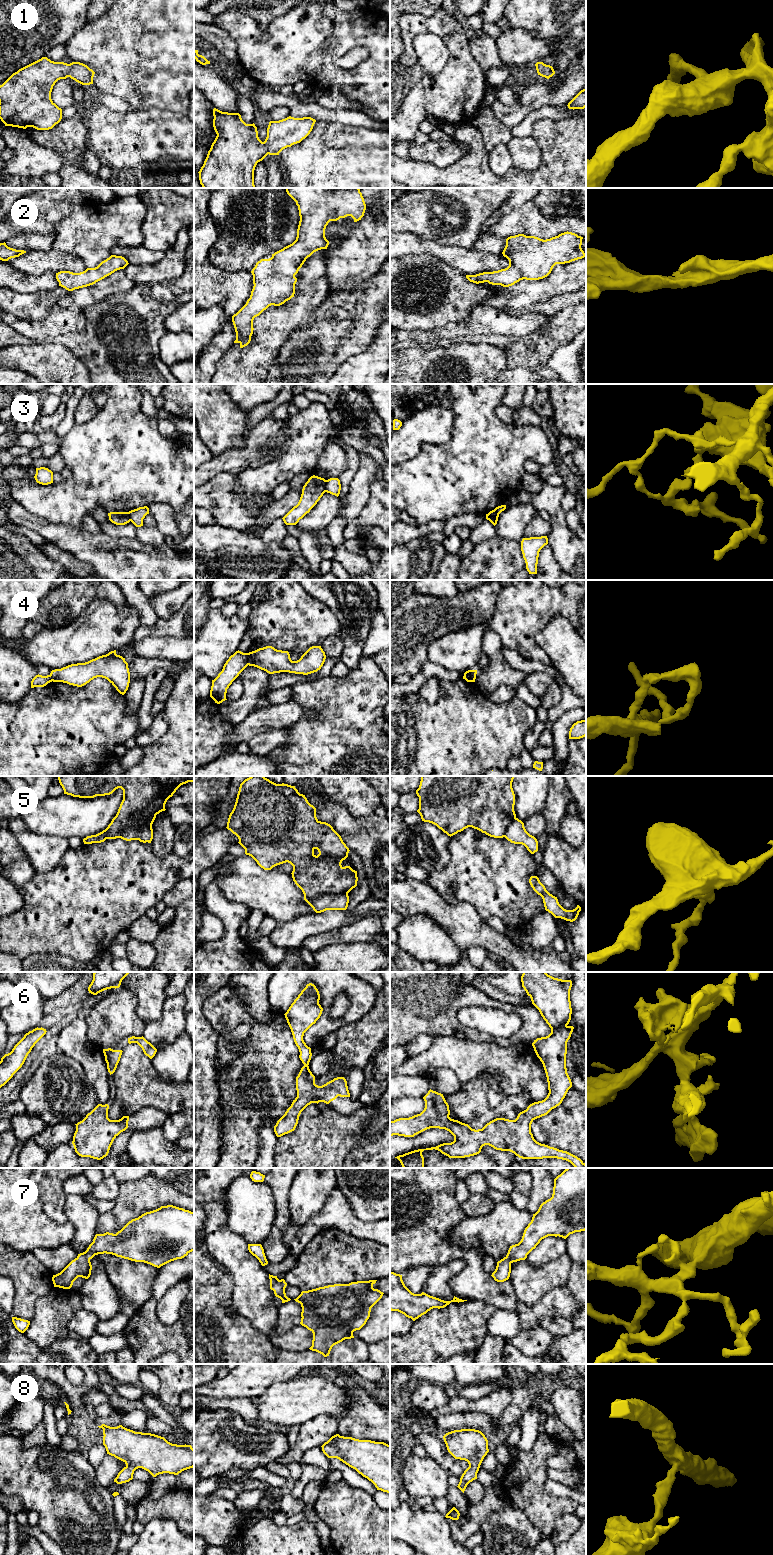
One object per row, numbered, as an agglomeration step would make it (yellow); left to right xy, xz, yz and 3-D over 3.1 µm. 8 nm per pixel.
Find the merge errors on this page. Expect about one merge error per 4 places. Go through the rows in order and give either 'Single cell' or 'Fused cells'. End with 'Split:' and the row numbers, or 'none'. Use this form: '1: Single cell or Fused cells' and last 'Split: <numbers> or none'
1: Single cell
2: Single cell
3: Fused cells
4: Fused cells
5: Fused cells
6: Single cell
7: Single cell
8: Single cell
Split: 3, 4, 5

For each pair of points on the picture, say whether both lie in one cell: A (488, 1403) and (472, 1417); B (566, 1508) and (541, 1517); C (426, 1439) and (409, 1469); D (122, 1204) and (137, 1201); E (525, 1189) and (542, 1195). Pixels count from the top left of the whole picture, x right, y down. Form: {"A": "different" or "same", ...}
{"A": "different", "B": "same", "C": "different", "D": "same", "E": "different"}

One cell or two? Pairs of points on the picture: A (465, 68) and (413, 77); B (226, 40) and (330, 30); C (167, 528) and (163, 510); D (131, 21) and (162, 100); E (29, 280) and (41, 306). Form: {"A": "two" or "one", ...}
{"A": "two", "B": "two", "C": "one", "D": "one", "E": "two"}

